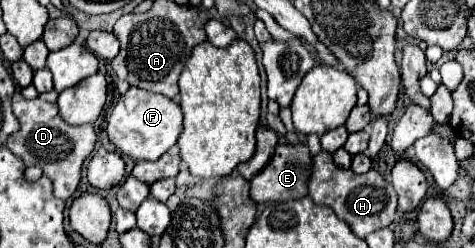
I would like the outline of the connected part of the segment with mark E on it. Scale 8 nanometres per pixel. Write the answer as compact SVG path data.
M278 145L270 163L250 181L250 197L256 203L288 201L308 195L308 177L312 171L312 155L306 145Z

